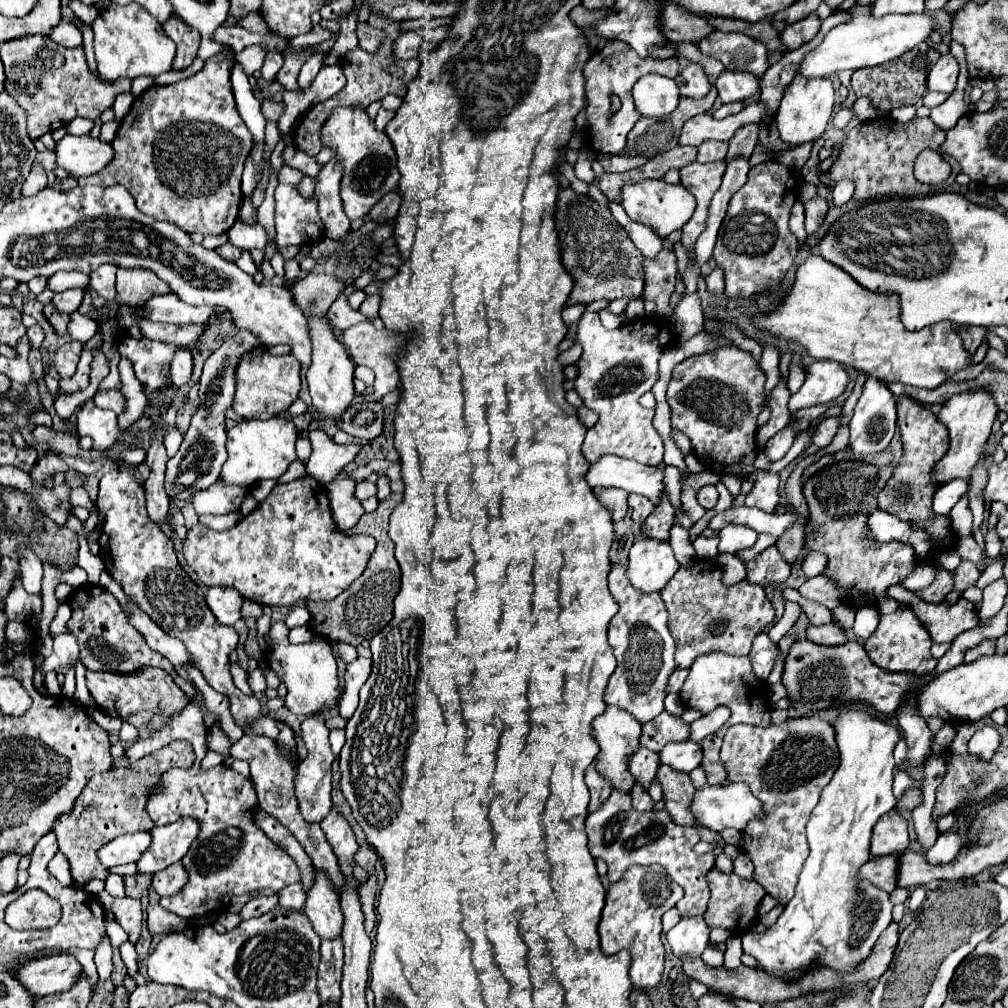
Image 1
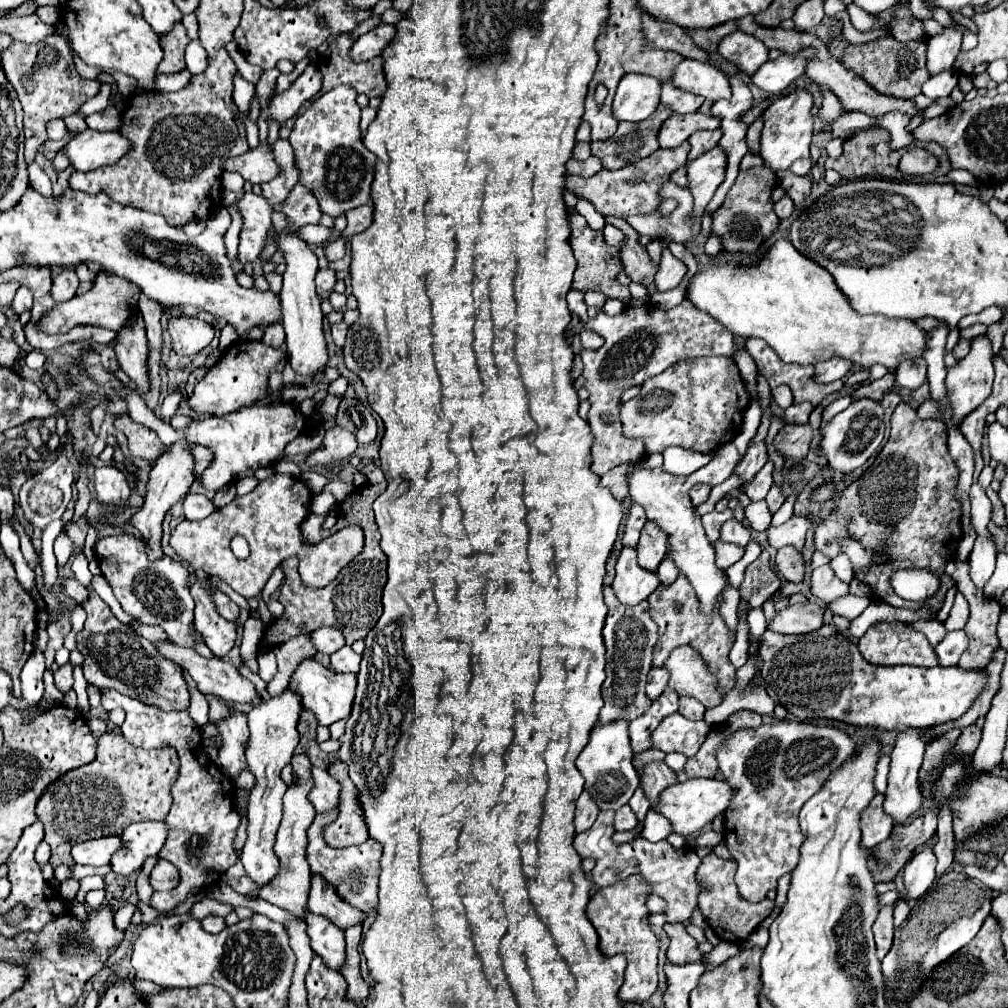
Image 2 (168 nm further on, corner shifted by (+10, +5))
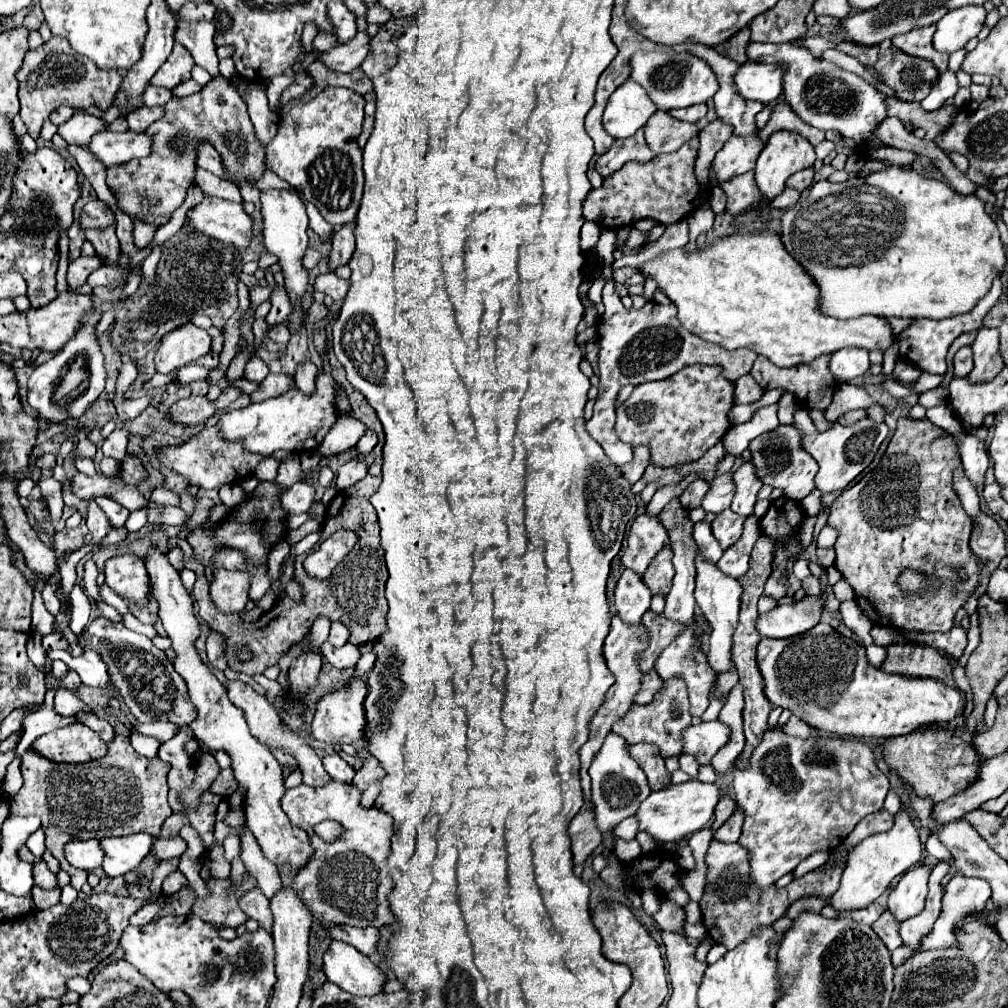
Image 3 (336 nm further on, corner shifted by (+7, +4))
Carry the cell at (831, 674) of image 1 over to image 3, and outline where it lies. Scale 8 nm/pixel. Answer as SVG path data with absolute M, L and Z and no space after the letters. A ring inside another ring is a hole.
M827 623L787 639L761 639L757 647L757 665L765 681L765 695L773 705L789 709L793 715L807 721L813 729L835 733L841 737L899 737L919 727L949 723L963 715L967 697L961 689L945 685L933 677L911 677L885 673L873 667L863 651L863 645L835 631Z

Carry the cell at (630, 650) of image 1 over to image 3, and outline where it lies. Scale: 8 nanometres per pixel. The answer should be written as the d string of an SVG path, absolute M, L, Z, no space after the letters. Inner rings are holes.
M613 615L613 621L611 621L611 631L605 639L605 647L603 647L603 655L605 655L605 661L607 661L607 667L609 671L615 675L615 683L609 687L607 695L605 695L605 703L599 707L597 715L593 717L591 721L591 735L589 735L589 741L581 747L579 755L581 755L581 785L583 785L583 795L585 795L585 807L591 807L589 805L589 787L591 787L591 781L589 781L589 775L587 775L587 769L589 769L589 763L593 761L593 755L601 749L605 737L609 735L611 731L611 725L621 719L633 705L635 705L635 695L641 687L641 669L639 669L639 661L643 657L643 651L649 647L649 631L645 629L643 623L635 623L635 625L629 625L625 623L623 619L619 619L619 615Z

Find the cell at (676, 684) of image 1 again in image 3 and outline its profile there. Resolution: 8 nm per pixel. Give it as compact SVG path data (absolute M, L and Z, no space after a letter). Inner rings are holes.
M649 671L649 673L645 673L645 675L641 677L641 689L639 689L639 693L637 693L635 703L639 703L639 705L647 705L647 703L651 703L653 697L655 697L655 693L657 693L661 687L663 687L663 681L659 679L657 671Z

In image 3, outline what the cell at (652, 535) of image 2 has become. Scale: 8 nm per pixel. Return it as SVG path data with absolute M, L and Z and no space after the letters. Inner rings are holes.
M665 543L663 549L653 557L653 561L649 563L649 567L647 567L645 575L643 575L643 581L645 581L645 585L651 589L651 593L657 593L657 591L669 593L671 579L673 579L671 559L673 559L671 545Z

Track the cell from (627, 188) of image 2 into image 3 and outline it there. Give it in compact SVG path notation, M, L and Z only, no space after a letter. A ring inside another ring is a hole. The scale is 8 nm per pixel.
M693 137L689 145L683 145L675 153L665 153L649 163L627 163L621 171L603 179L599 189L591 189L583 201L583 217L595 221L603 229L615 229L633 225L639 219L653 219L655 223L669 227L681 217L695 211L707 193L693 175L693 163L697 157L699 141Z

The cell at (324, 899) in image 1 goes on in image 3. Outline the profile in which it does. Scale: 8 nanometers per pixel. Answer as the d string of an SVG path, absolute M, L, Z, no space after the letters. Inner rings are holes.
M335 939L323 955L323 971L331 983L361 997L381 993L381 985L385 981L385 975L367 955L359 953L353 945Z

